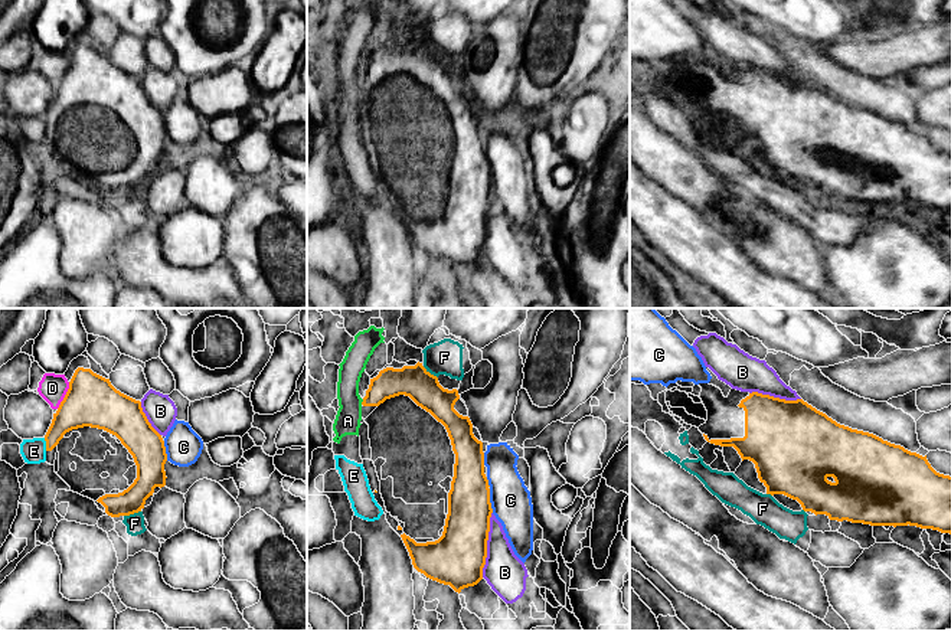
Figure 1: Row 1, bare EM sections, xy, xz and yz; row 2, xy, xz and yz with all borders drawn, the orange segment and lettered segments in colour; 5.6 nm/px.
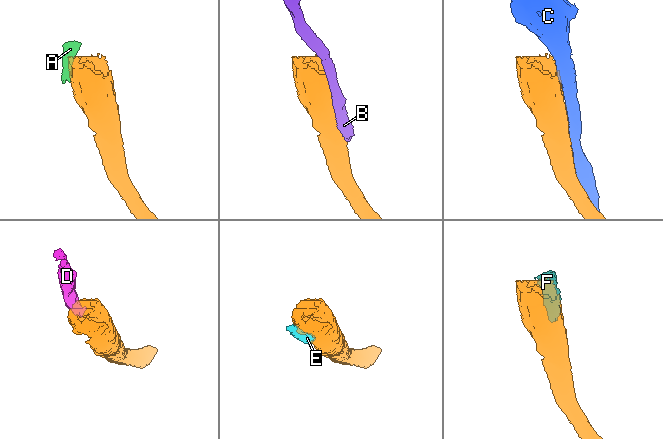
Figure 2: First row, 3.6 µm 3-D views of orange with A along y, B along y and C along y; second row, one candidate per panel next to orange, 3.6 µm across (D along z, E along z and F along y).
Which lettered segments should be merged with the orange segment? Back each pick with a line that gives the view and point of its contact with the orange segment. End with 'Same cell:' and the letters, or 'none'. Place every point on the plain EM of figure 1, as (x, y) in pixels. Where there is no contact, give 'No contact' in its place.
Same cell: none

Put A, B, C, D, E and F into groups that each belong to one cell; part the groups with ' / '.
A E / B / C / D / F

